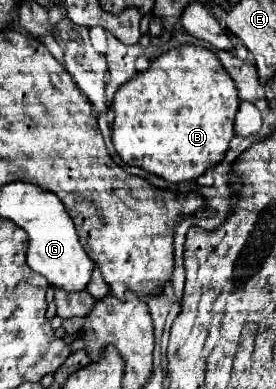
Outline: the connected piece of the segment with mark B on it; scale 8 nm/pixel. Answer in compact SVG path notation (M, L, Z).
M182 45L162 53L150 63L144 73L124 83L114 97L112 109L116 113L112 123L112 141L116 153L126 165L136 165L152 175L158 175L170 183L192 181L206 173L210 167L224 161L230 139L234 137L234 117L240 105L240 97L232 77L220 67L216 55L198 45Z

